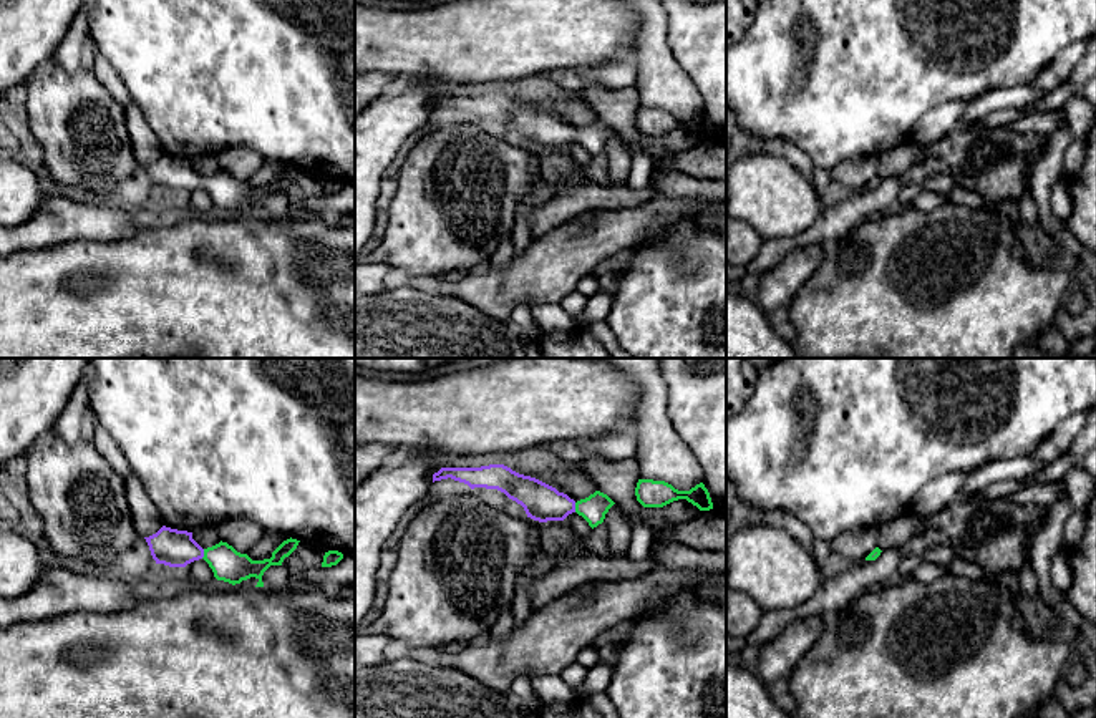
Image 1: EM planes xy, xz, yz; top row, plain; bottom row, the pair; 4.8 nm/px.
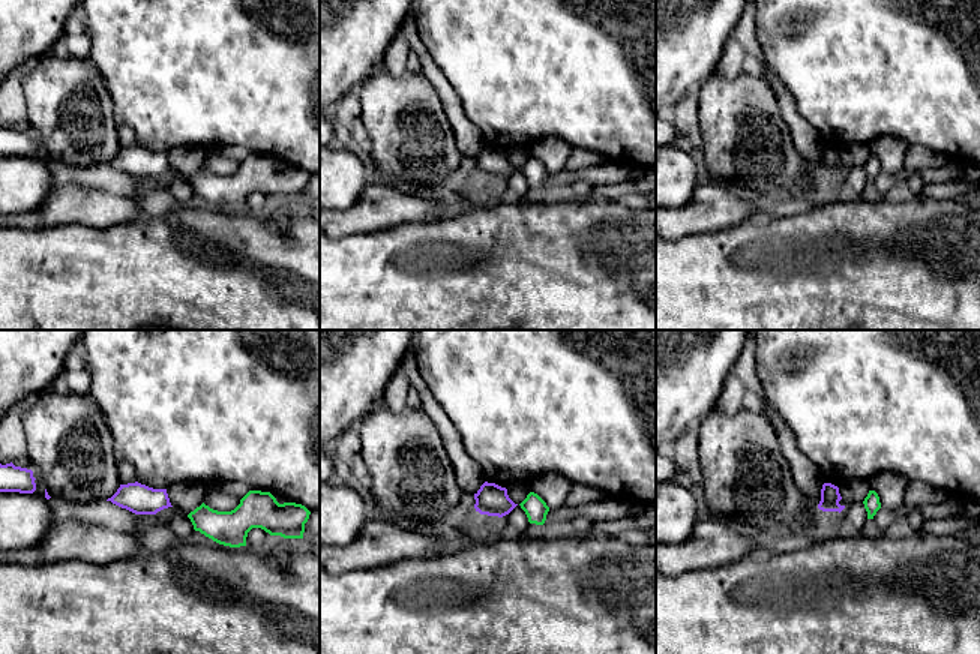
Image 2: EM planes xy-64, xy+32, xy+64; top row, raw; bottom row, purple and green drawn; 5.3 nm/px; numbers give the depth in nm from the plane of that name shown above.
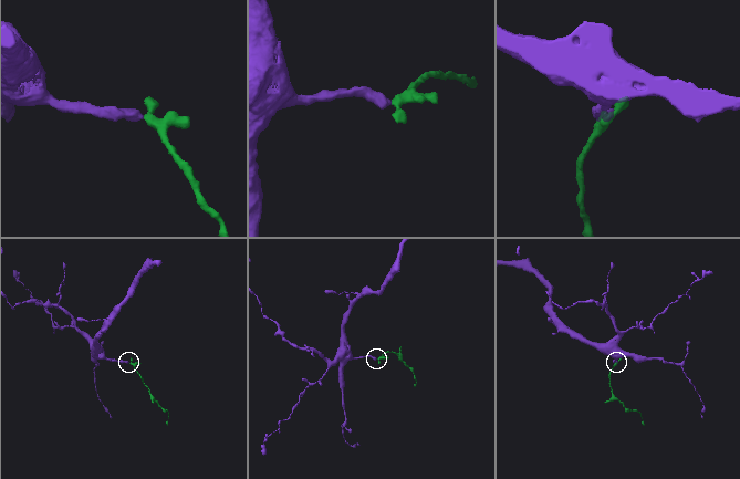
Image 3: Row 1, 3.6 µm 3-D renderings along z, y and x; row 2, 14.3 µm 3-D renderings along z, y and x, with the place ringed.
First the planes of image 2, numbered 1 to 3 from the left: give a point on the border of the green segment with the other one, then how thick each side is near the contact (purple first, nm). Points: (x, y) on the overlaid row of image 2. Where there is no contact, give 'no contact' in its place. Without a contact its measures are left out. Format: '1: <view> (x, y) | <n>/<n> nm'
1: no contact
2: no contact
3: no contact

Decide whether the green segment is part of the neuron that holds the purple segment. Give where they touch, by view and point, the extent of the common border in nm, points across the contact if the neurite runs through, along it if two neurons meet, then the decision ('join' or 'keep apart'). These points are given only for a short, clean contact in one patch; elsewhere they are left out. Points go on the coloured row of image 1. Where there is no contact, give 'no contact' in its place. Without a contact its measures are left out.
contact xy (203, 554); length 50 nm; way xy (173, 548), (203, 554), (218, 556), (227, 564); join

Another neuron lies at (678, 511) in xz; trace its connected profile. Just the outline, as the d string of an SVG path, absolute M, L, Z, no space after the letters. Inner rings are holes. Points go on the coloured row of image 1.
M686 499L673 501L663 507L643 507L643 514L653 526L681 524L696 517L700 509Z

